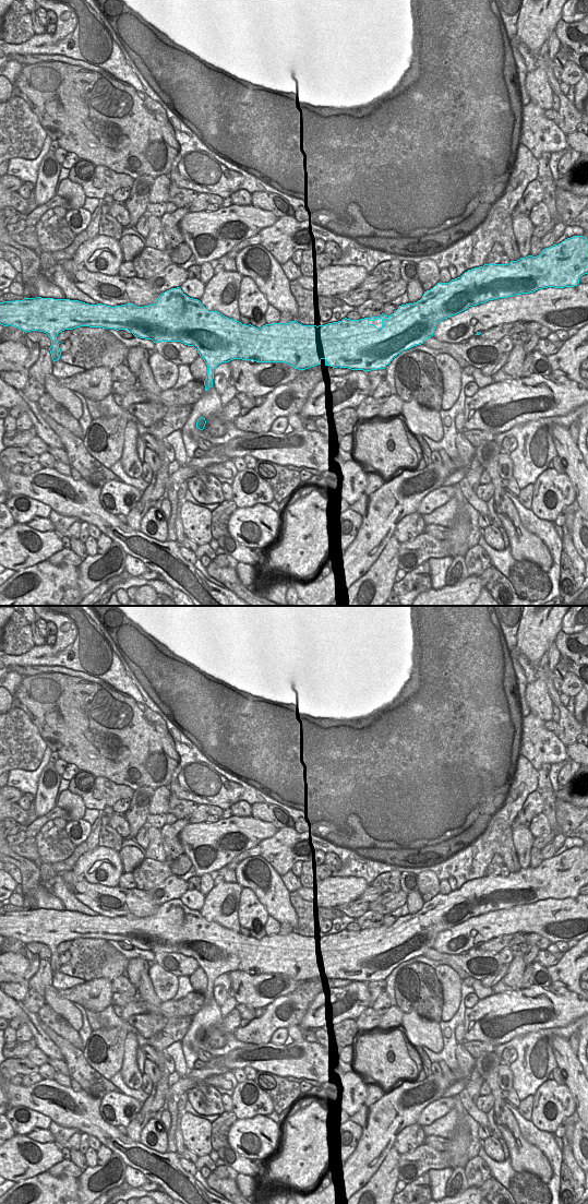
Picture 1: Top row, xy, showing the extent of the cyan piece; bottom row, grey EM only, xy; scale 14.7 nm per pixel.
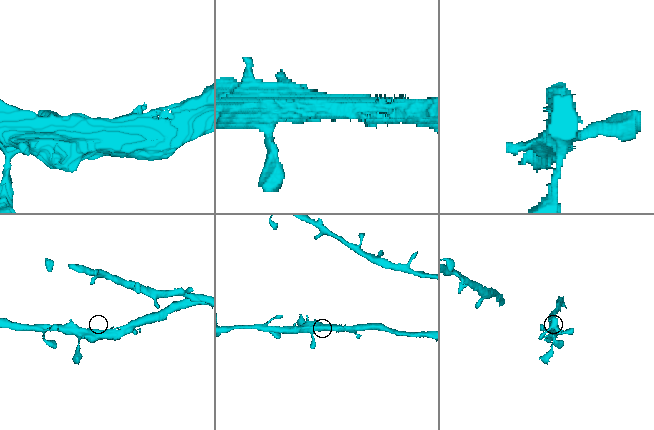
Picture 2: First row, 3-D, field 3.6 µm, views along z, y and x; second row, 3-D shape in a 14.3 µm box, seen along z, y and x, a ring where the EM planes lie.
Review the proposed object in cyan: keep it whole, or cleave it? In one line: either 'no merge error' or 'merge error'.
no merge error

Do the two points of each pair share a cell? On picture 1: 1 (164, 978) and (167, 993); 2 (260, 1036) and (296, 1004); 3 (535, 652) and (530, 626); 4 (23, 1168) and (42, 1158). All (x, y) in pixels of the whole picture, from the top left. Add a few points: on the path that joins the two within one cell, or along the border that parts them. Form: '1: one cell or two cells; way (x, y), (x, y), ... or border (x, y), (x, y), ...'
1: one cell; way (164, 981), (166, 990)
2: one cell; way (268, 1027), (287, 1011)
3: one cell; way (534, 645), (534, 632)
4: one cell; way (27, 1164), (37, 1163)

